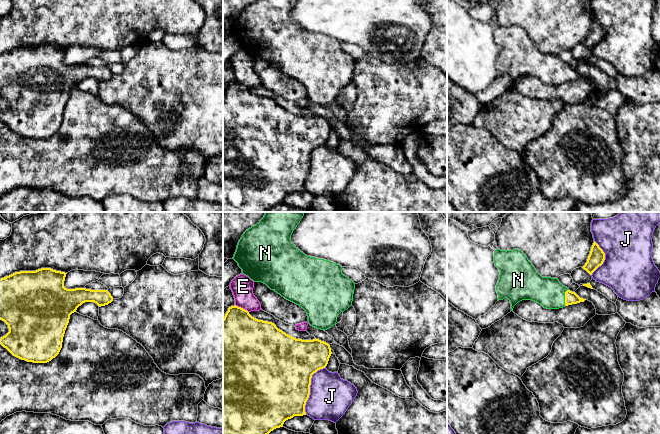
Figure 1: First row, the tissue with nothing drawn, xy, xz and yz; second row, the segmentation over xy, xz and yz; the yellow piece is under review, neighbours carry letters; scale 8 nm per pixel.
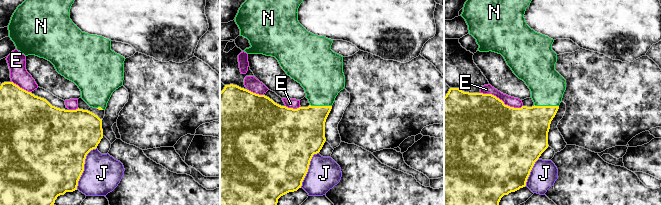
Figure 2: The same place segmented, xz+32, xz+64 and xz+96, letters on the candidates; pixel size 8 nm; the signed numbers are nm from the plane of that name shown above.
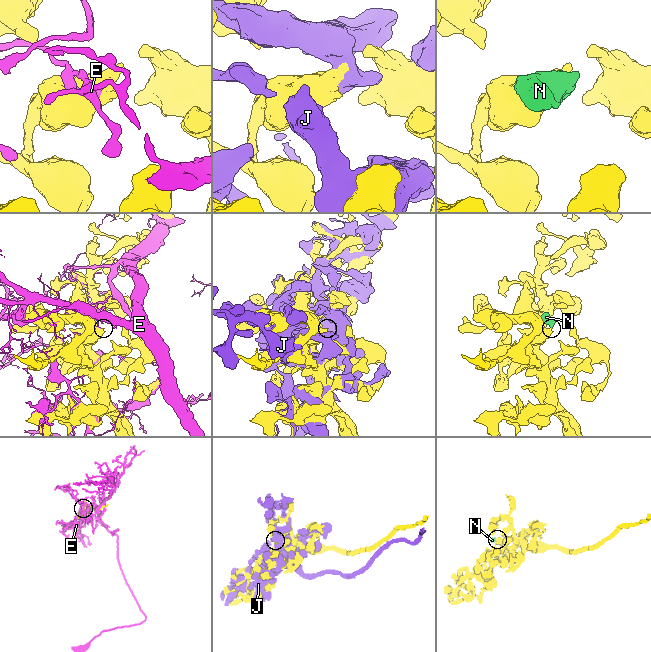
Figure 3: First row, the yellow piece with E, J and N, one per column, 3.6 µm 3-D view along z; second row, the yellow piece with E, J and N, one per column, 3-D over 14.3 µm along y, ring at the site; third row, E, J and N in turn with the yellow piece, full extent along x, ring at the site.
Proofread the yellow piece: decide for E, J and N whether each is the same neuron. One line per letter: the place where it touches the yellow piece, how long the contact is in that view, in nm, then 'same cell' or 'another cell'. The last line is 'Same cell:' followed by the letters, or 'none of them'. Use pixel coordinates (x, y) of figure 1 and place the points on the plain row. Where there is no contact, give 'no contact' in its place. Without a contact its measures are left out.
E: contact xz (242, 84); length 130 nm; another cell
J: contact xz (309, 164); length 420 nm; another cell
N: contact yz (565, 73); length 140 nm; same cell
Same cell: N

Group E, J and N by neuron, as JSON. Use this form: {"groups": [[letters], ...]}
{"groups": [["E"], ["J"], ["N"]]}

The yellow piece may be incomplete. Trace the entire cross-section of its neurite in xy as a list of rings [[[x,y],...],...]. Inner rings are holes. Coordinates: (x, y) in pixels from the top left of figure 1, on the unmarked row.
[[[51,44],[36,47],[20,47],[0,55],[0,96],[4,97],[9,108],[0,114],[0,120],[13,132],[33,139],[47,139],[55,134],[61,124],[70,91],[85,78],[94,78],[99,83],[108,81],[113,73],[108,66],[91,66],[86,64],[67,65],[64,63],[65,48]]]

